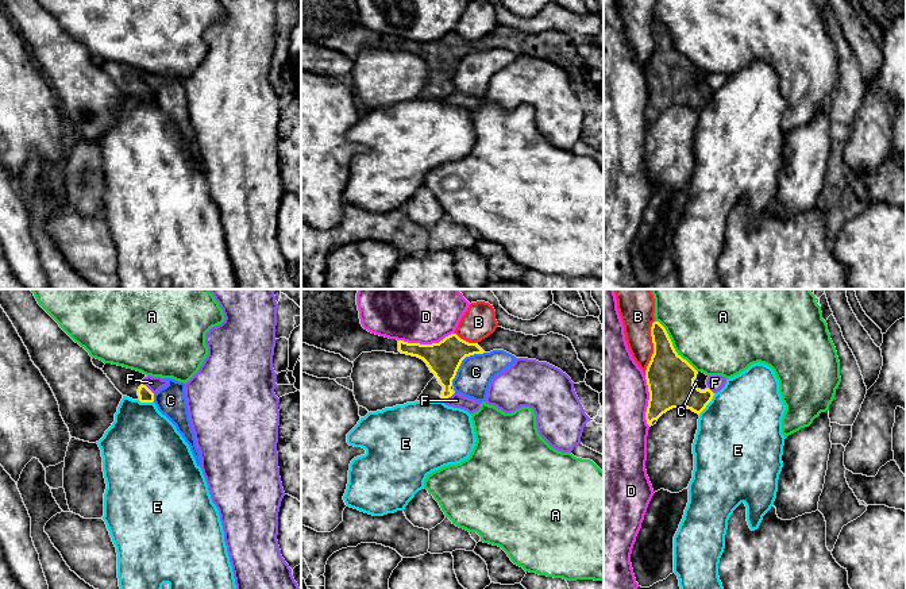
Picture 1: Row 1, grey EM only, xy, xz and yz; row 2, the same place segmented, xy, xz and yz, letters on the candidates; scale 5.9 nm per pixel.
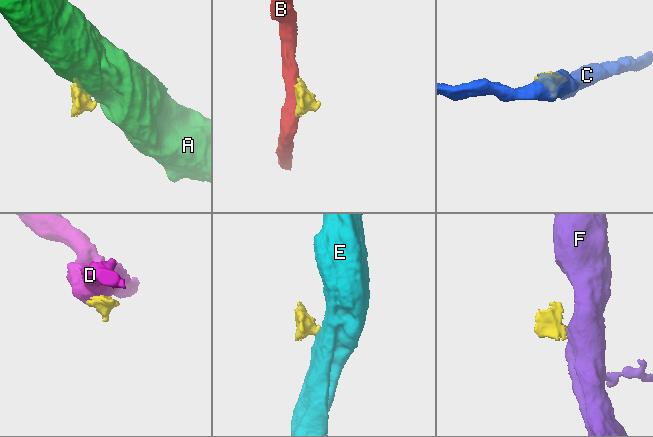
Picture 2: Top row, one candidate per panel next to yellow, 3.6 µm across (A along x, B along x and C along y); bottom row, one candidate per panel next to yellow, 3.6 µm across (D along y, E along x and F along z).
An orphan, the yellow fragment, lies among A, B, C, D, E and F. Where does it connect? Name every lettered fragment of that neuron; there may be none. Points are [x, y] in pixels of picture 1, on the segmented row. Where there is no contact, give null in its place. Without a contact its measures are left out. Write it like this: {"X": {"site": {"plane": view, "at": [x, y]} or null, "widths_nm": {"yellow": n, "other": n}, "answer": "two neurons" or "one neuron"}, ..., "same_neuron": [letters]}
{"A": {"site": {"plane": "yz", "at": [673, 346]}, "widths_nm": {"yellow": 280, "other": 480}, "answer": "two neurons"}, "B": {"site": {"plane": "yz", "at": [654, 347]}, "widths_nm": {"yellow": 280, "other": 220}, "answer": "two neurons"}, "C": {"site": {"plane": "xz", "at": [461, 362]}, "widths_nm": {"yellow": 200, "other": 200}, "answer": "two neurons"}, "D": {"site": {"plane": "xz", "at": [425, 345]}, "widths_nm": {"yellow": 200, "other": 460}, "answer": "two neurons"}, "E": {"site": {"plane": "yz", "at": [708, 403]}, "widths_nm": {"yellow": 280, "other": 500}, "answer": "two neurons"}, "F": {"site": {"plane": "xy", "at": [147, 388]}, "widths_nm": {"yellow": 80, "other": 90}, "answer": "two neurons"}, "same_neuron": []}

